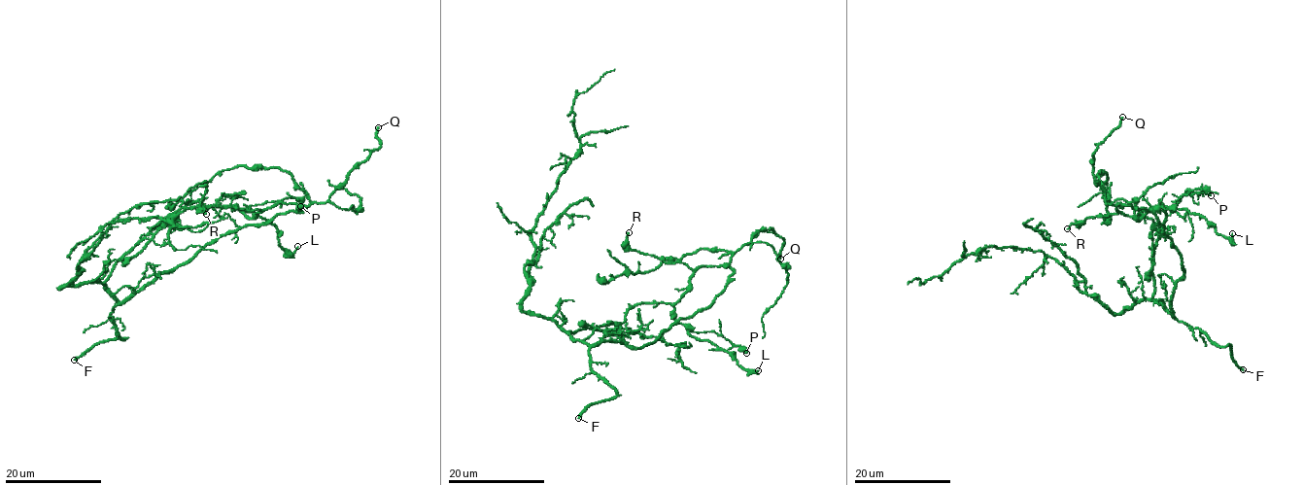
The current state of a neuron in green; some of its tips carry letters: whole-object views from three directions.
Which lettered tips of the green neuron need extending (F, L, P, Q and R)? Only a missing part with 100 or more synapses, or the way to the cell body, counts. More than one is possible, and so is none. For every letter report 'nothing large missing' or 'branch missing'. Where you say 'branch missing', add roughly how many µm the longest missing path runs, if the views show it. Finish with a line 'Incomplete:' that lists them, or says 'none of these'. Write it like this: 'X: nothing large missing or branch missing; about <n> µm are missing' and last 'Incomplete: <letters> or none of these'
F: branch missing; about 150 µm are missing
L: nothing large missing
P: nothing large missing
Q: nothing large missing
R: nothing large missing
Incomplete: F

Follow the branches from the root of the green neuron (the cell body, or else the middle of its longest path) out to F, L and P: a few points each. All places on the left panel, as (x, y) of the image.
F: (125, 255), (117, 263), (104, 284), (117, 303), (109, 317), (123, 340), (111, 338), (95, 344), (74, 360)
L: (125, 255), (186, 209), (205, 206), (237, 206), (251, 211), (272, 223), (284, 250), (292, 254), (297, 246)
P: (125, 255), (190, 207), (237, 206), (246, 209), (251, 205), (282, 201), (288, 197), (297, 198), (300, 206)

